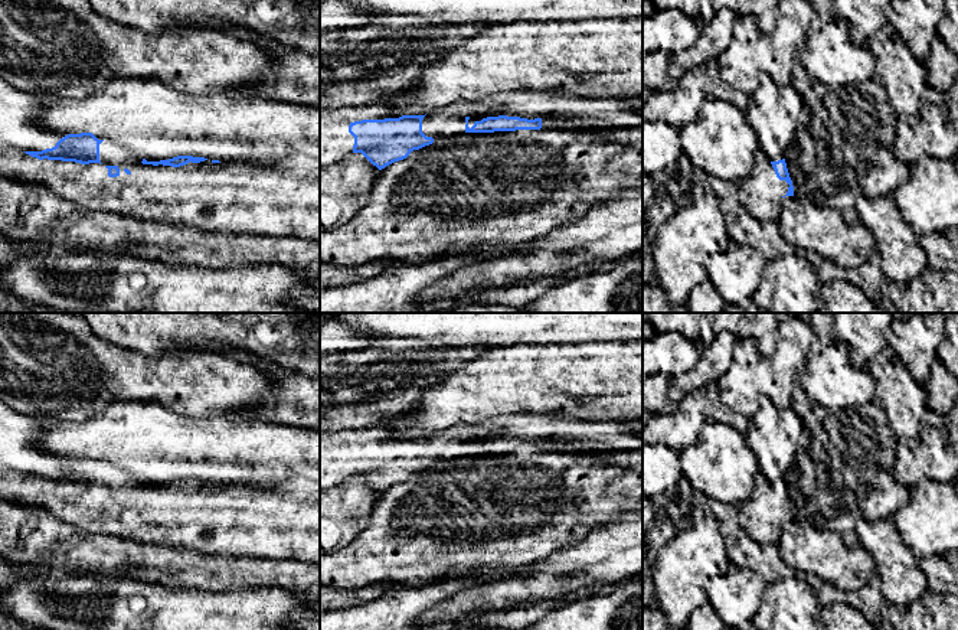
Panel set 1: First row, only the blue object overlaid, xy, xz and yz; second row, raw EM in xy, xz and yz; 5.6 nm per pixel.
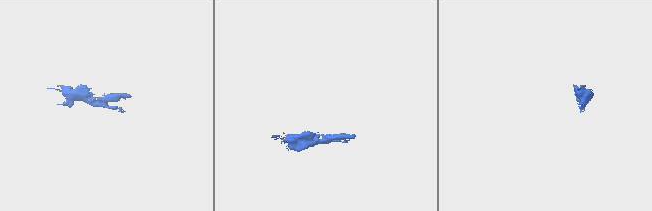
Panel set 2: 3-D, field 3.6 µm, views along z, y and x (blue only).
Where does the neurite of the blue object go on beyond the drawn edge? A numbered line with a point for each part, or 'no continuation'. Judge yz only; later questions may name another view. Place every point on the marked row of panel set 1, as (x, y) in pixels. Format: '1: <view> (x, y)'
1: yz (761, 193)

